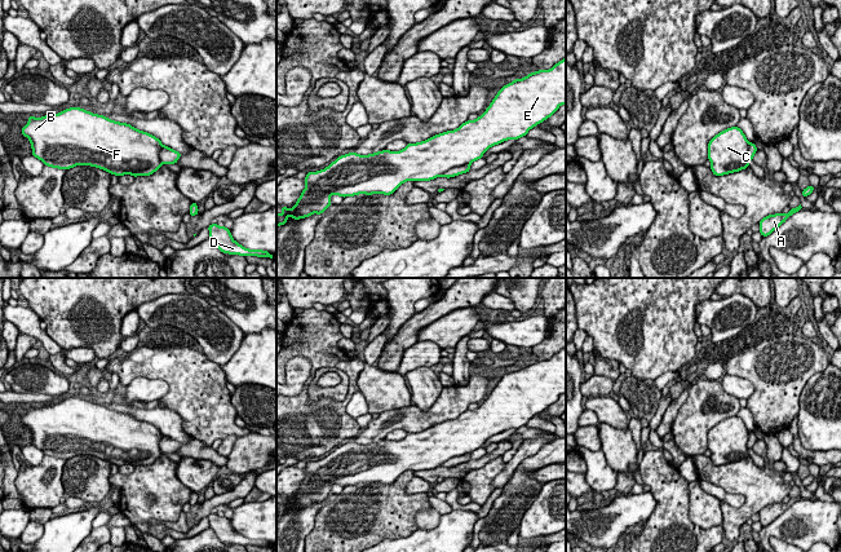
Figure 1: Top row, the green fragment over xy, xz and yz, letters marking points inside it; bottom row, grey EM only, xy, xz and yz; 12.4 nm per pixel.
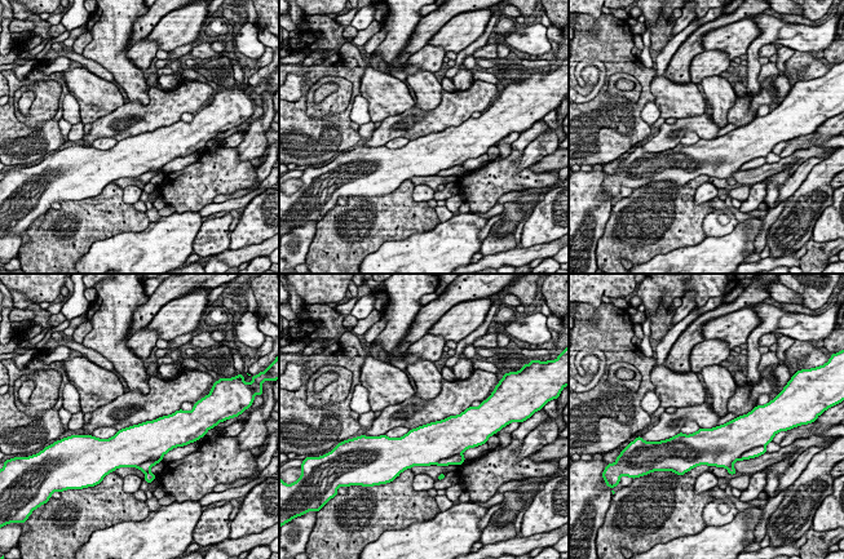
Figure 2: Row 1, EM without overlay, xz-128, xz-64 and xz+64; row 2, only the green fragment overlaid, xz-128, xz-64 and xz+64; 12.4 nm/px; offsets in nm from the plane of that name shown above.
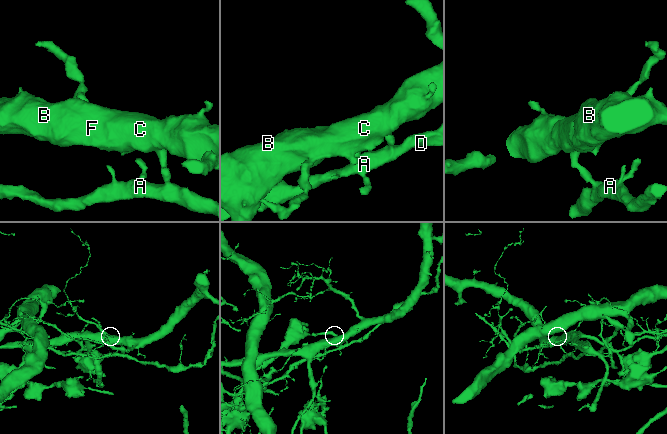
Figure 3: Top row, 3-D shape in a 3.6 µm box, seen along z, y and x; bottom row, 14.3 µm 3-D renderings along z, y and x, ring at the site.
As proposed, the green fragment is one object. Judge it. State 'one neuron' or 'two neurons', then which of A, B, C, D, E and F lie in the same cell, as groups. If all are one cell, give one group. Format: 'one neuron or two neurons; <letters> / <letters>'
two neurons; A D / B C E F

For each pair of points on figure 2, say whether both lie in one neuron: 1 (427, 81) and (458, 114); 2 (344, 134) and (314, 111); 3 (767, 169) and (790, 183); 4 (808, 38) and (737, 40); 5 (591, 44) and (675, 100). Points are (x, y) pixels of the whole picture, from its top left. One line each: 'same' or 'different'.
1: different
2: different
3: different
4: different
5: different

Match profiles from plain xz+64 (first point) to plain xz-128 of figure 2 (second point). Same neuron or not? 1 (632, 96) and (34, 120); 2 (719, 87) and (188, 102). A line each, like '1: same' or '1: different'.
1: same
2: different

